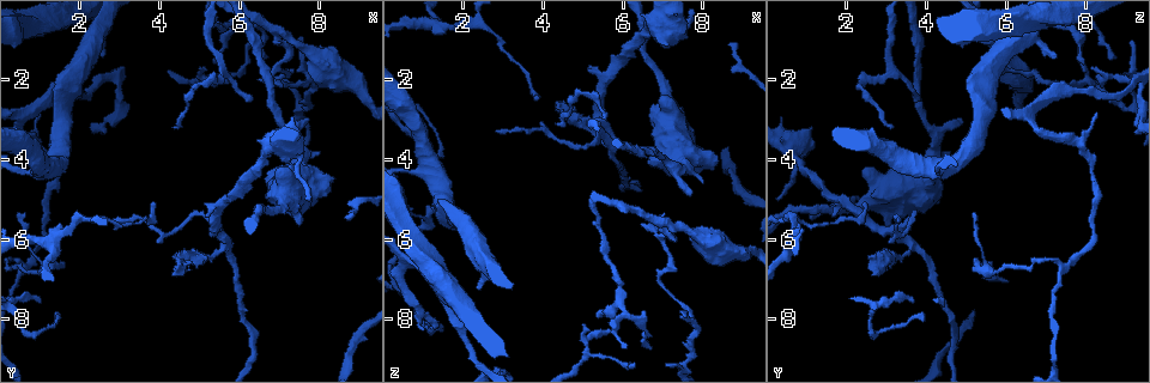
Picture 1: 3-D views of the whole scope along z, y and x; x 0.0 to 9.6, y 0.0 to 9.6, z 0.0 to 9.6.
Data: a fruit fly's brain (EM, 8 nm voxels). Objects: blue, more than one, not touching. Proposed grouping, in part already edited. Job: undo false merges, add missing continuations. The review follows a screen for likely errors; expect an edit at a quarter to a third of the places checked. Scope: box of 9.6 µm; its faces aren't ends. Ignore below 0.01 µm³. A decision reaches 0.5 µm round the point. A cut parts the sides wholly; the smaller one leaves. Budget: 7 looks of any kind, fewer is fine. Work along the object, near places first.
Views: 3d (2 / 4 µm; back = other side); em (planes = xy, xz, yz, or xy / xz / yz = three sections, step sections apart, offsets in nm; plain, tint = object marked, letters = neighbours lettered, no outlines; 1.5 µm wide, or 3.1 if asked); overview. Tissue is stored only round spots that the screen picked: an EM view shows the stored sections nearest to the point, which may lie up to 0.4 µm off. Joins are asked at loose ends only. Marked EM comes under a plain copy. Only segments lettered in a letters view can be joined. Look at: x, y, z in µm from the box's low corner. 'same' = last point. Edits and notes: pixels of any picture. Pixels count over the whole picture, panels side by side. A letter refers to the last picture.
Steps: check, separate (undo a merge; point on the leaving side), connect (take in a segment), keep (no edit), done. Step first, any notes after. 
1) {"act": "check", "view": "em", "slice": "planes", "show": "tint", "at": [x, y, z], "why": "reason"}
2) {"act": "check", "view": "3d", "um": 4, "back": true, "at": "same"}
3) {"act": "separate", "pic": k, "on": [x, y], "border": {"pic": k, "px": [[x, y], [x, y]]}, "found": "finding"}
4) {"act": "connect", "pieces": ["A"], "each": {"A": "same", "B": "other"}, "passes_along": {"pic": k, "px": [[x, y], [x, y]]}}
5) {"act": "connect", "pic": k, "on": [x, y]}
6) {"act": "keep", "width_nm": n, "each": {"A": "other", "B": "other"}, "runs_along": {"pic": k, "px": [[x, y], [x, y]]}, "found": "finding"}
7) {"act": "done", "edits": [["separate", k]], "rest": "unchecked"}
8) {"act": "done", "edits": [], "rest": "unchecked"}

{"act": "check", "view": "3d", "um": 4, "at": [4.00, 5.90, 3.20], "why": "sharp bend"}

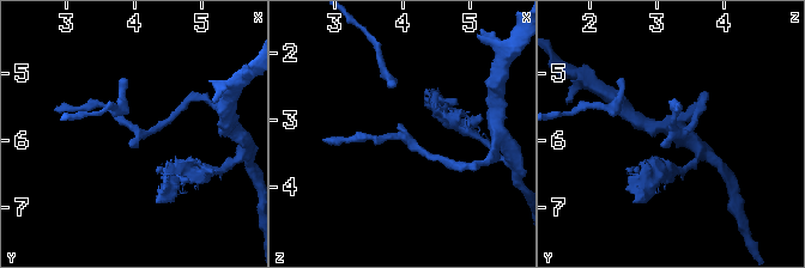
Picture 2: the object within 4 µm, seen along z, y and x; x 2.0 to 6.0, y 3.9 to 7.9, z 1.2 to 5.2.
{"act": "check", "view": "em", "slice": "planes", "show": "letters", "at": [4.05, 5.90, 3.25]}

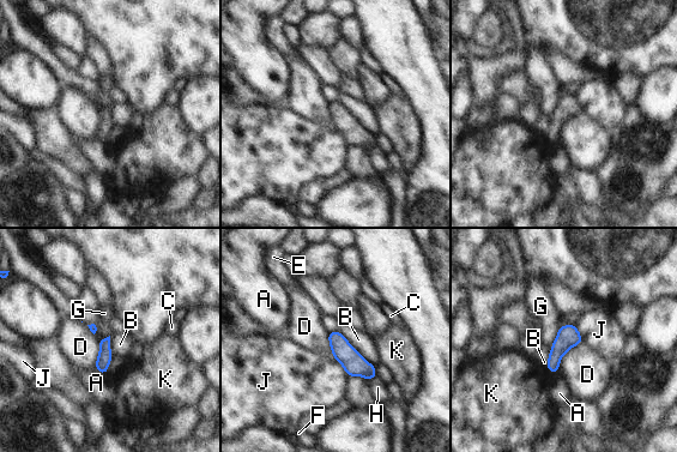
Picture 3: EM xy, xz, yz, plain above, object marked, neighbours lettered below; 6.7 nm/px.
{"act": "keep", "each": {"A": "other", "B": "other", "C": "other", "D": "other", "E": "other", "F": "other", "G": "other", "H": "other", "J": "other", "K": "other"}, "border": {"pic": 3, "px": [[98, 339], [100, 351], [95, 369]]}, "found": "one cell here"}

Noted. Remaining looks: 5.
{"act": "check", "view": "3d", "um": 2, "at": [4.35, 3.20, 3.10], "why": "tapers out"}

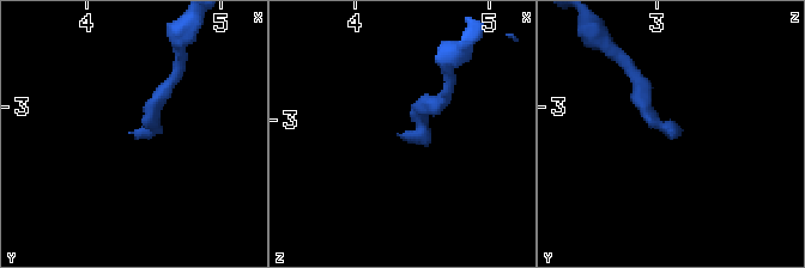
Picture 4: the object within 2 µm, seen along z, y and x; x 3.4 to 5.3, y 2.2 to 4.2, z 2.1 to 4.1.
{"act": "check", "view": "em", "slice": "planes", "show": "letters", "at": [4.34, 3.18, 3.12], "why": "now the EM"}

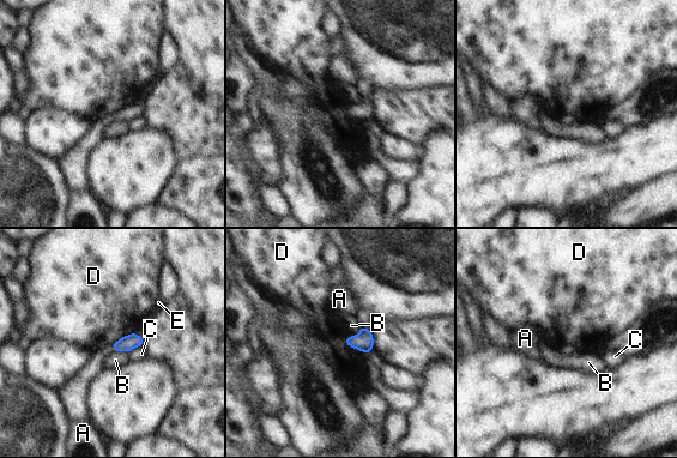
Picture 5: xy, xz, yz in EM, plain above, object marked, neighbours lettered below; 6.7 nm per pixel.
{"act": "keep", "each": {"A": "other", "B": "other", "C": "other", "D": "other", "E": "other"}, "border": {"pic": 5, "px": [[343, 339], [348, 345], [369, 354]]}, "found": "no lettered segment goes on from it"}

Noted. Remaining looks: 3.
{"act": "check", "view": "3d", "um": 2, "at": [1.60, 6.65, 5.65], "why": "branch stops here"}

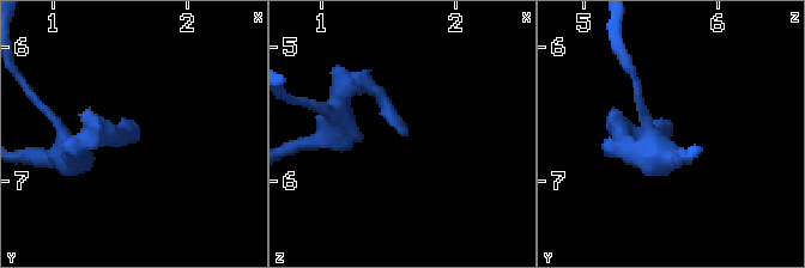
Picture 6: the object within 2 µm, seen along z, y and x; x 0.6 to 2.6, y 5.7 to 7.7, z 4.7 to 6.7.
{"act": "check", "view": "em", "slice": "planes", "show": "letters", "at": [1.66, 6.62, 5.64], "why": "now the EM"}

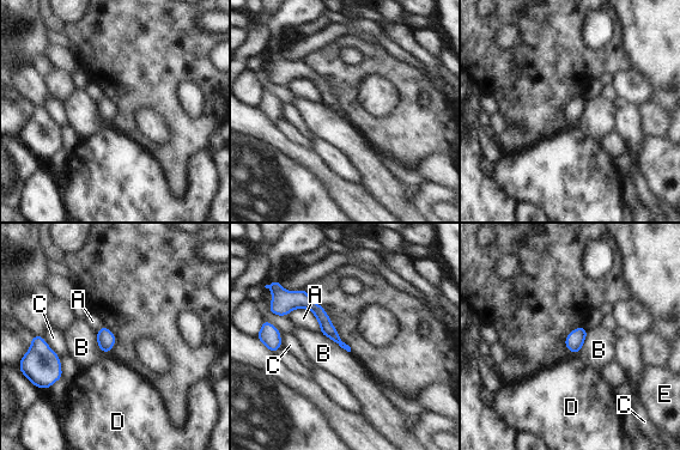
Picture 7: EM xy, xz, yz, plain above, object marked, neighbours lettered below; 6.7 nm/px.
{"act": "keep", "longest_contact_nm": ["A", 260], "each": {"A": "other", "B": "other", "C": "other", "D": "other", "E": "other"}, "border": {"pic": 7, "px": [[321, 333], [350, 352]]}, "found": "no lettered segment goes on from it"}

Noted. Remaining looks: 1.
{"act": "done", "edits": [], "rest": "unchecked"}

